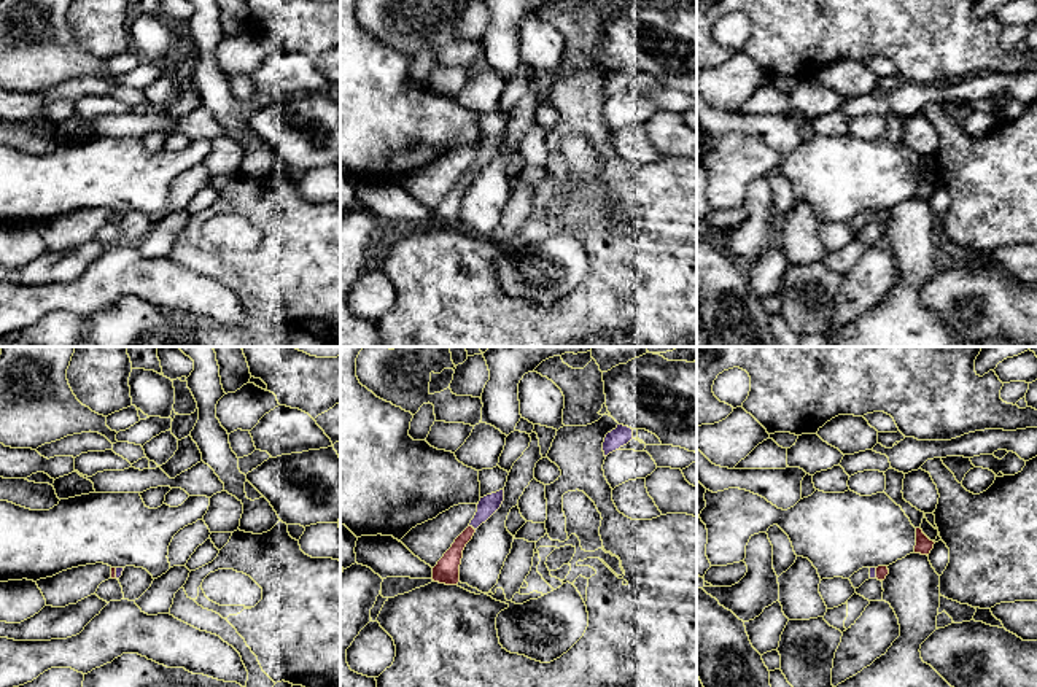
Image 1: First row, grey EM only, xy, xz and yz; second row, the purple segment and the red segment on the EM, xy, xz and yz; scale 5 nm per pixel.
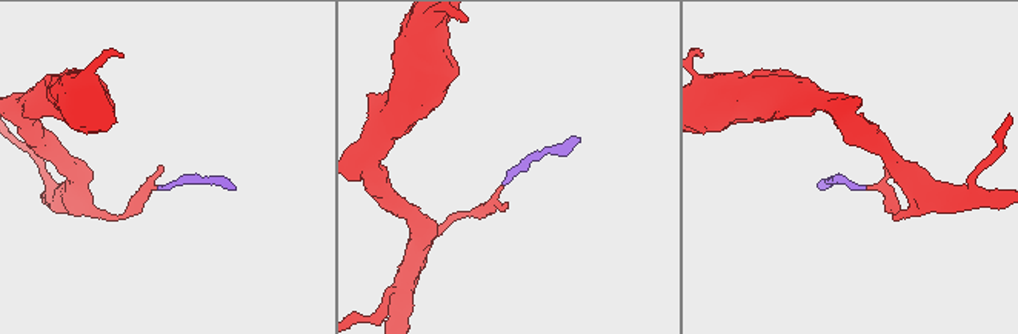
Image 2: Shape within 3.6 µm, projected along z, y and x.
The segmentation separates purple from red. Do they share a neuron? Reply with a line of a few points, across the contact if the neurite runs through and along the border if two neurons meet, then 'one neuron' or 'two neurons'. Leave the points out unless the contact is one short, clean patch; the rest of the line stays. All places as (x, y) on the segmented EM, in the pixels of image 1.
line xz (489, 504), (473, 527), (457, 547), (447, 568); one neuron

